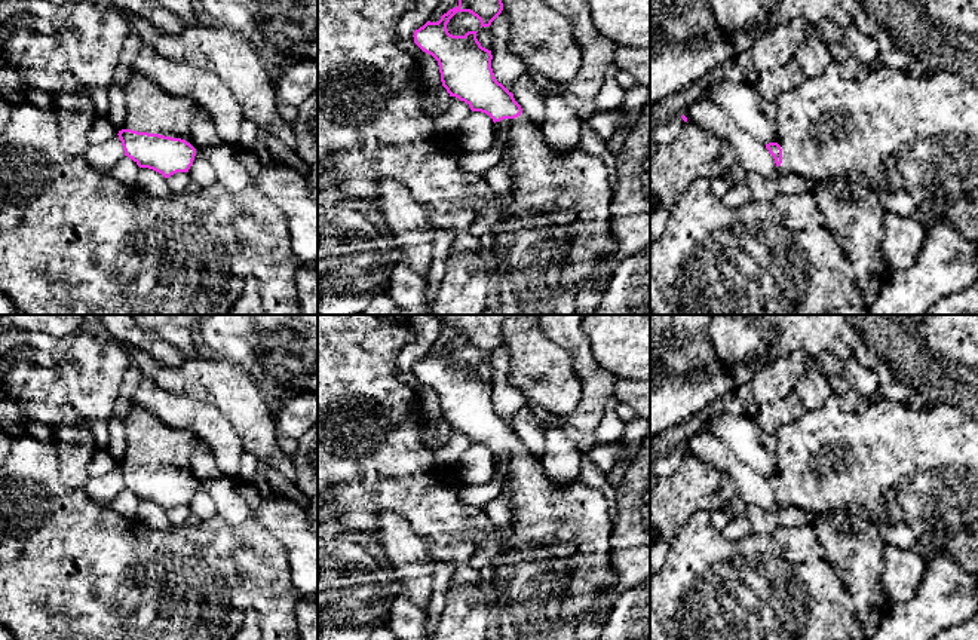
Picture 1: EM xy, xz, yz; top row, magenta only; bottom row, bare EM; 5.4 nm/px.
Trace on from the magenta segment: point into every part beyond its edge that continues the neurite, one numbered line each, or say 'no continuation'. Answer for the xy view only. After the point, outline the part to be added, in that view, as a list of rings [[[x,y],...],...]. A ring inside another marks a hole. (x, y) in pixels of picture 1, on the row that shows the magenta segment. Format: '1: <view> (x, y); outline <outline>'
1: xy (150, 109); outline [[[134,73],[129,76],[126,86],[123,88],[123,97],[126,101],[126,120],[119,131],[132,129],[138,132],[181,138],[196,148],[194,157],[200,156],[200,151],[190,138],[194,113],[197,110],[202,110],[194,98],[172,95],[150,77],[140,73]]]

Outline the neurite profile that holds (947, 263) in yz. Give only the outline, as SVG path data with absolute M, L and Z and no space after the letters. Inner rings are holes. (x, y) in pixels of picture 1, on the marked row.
M948 221L931 223L914 263L892 272L871 307L844 306L830 315L926 315L939 300L972 287L978 281L978 246L960 236Z

